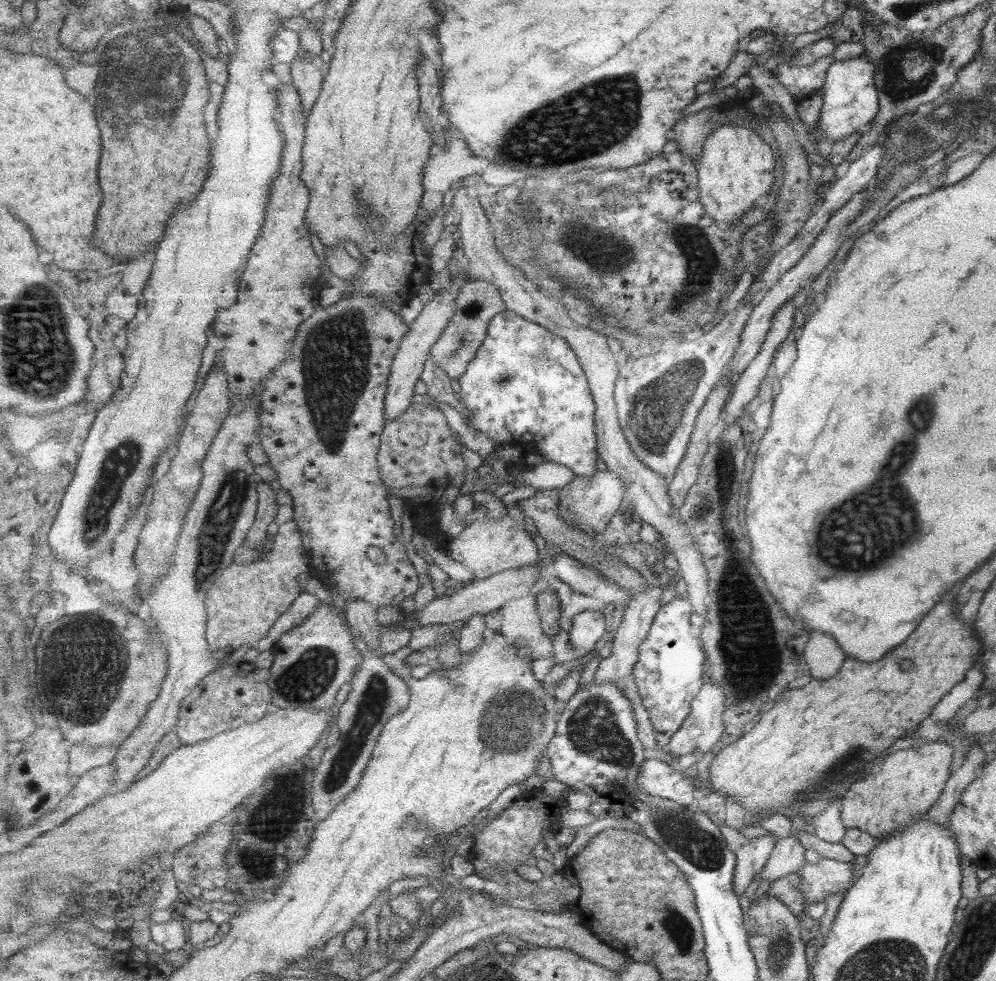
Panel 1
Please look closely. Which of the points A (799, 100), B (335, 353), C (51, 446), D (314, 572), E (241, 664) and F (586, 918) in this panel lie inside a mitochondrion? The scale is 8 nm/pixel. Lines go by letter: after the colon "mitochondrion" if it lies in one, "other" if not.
A: other
B: mitochondrion
C: other
D: other
E: other
F: other

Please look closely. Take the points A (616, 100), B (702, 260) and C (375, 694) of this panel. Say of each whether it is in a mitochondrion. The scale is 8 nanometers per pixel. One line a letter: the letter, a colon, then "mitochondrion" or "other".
A: mitochondrion
B: mitochondrion
C: mitochondrion

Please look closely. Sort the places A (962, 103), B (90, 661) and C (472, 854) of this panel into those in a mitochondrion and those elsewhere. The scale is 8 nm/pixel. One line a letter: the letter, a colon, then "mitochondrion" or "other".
A: mitochondrion
B: mitochondrion
C: other

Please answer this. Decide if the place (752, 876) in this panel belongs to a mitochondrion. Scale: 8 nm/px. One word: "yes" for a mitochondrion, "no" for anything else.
no

